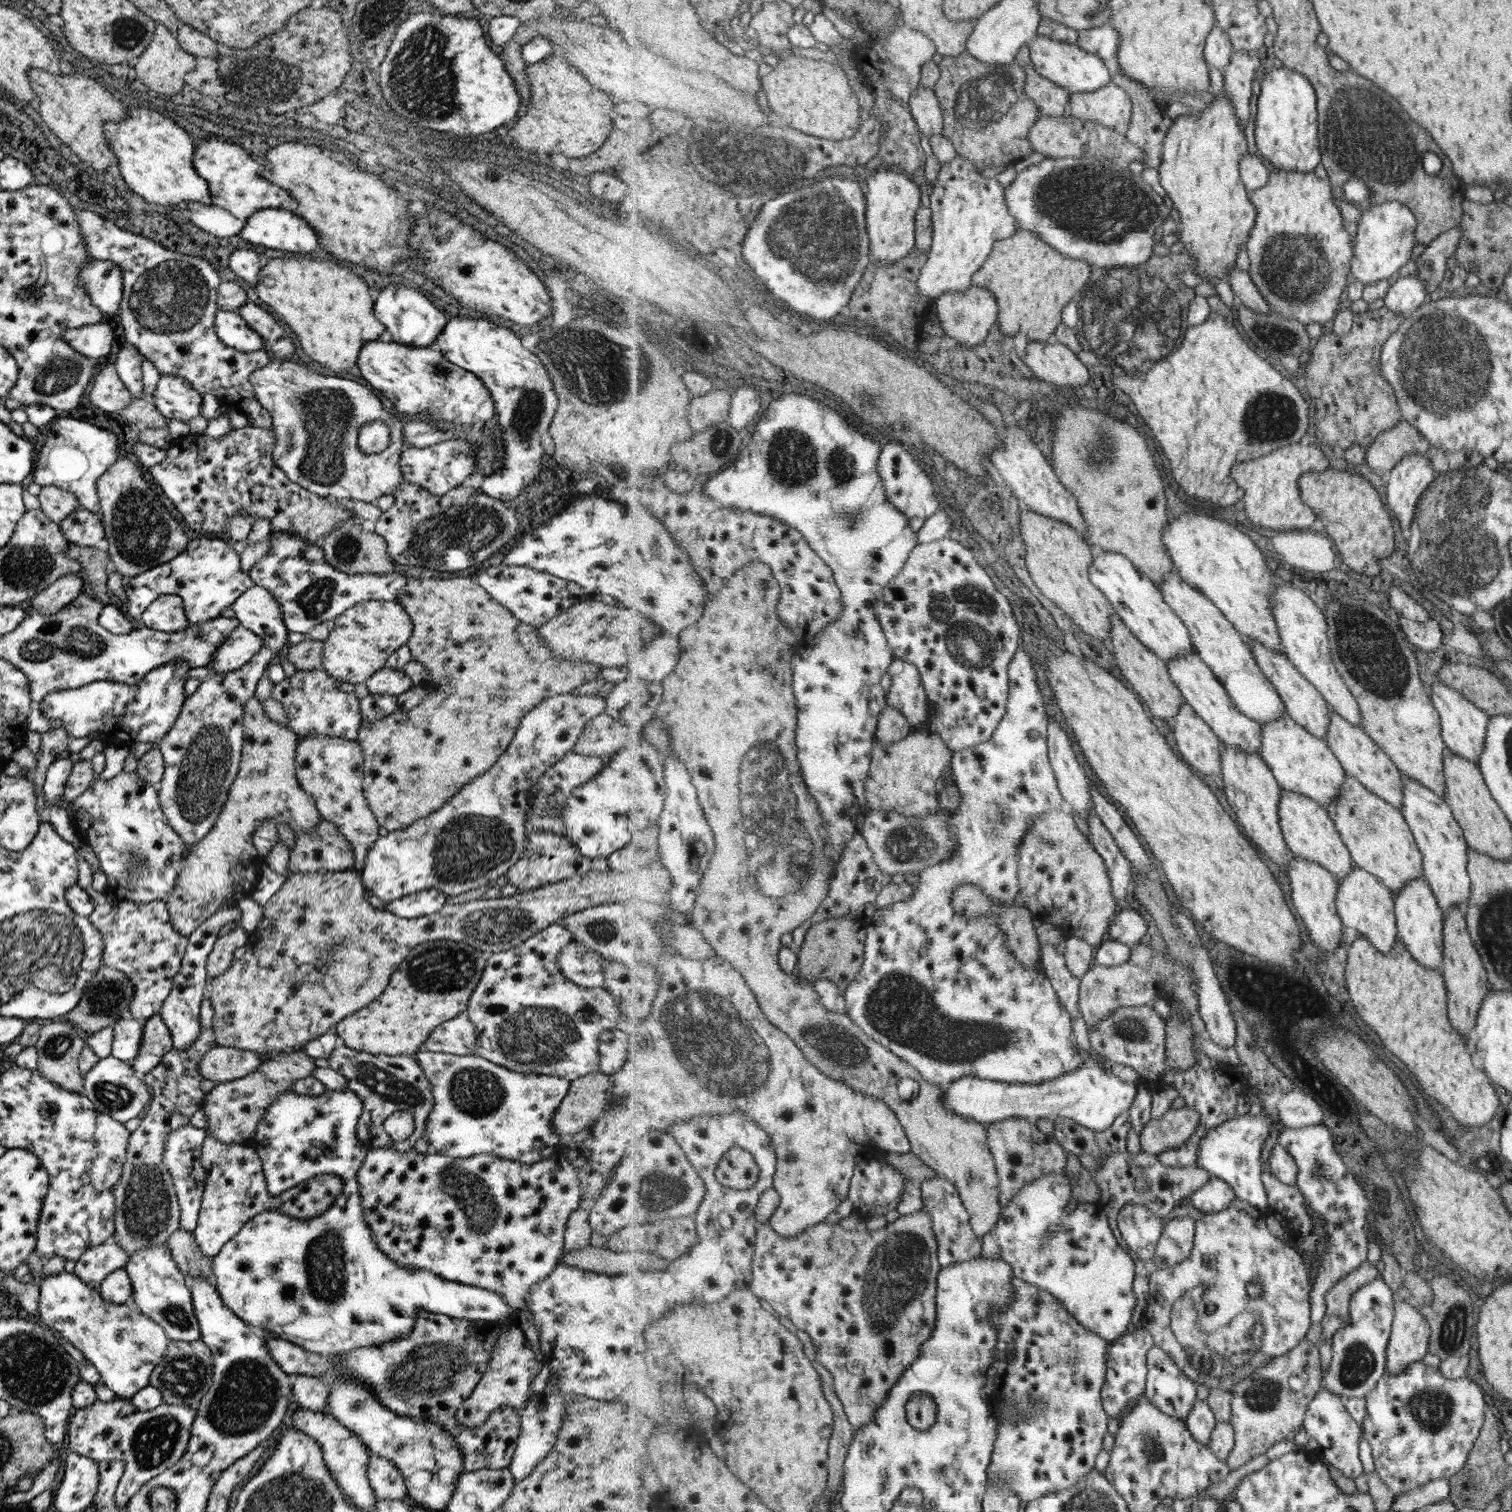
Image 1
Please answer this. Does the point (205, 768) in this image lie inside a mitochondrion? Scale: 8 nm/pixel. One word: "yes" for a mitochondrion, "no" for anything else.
yes

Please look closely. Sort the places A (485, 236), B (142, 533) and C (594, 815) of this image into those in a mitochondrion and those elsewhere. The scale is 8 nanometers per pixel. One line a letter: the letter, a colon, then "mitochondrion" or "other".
A: other
B: mitochondrion
C: other

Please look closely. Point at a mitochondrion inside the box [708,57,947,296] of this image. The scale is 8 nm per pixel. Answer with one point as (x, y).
(816, 240)

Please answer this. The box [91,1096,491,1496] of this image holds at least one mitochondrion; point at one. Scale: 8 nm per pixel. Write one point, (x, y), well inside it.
(245, 1399)

